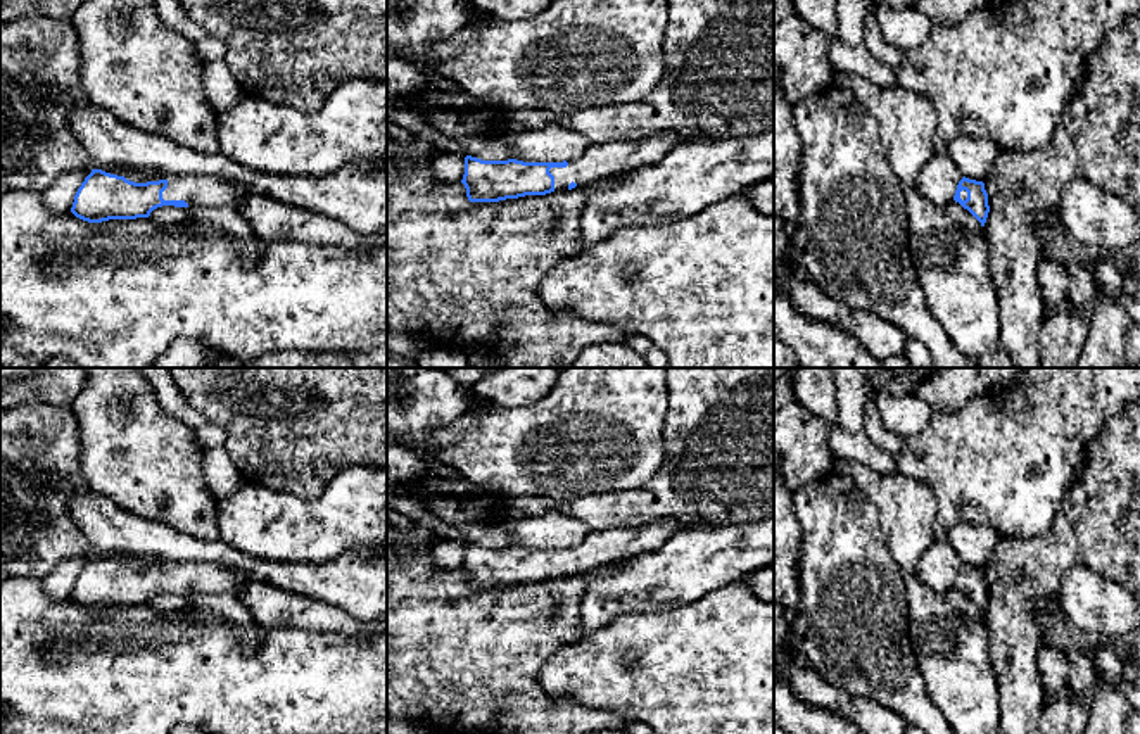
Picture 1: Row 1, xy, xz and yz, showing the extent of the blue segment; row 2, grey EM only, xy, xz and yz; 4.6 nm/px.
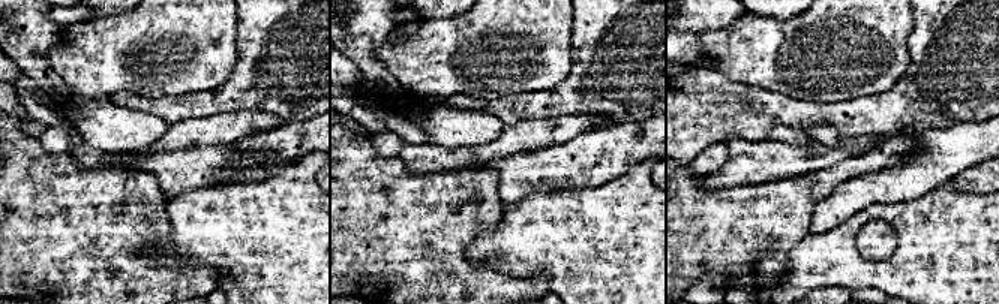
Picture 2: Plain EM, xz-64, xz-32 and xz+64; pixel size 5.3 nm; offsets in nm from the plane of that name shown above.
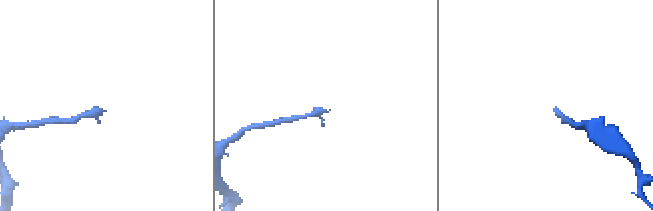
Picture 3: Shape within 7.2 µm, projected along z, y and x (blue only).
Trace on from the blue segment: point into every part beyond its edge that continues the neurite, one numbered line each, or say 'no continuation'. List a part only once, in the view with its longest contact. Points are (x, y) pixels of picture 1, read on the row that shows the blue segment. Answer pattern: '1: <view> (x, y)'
1: xy (196, 190)

